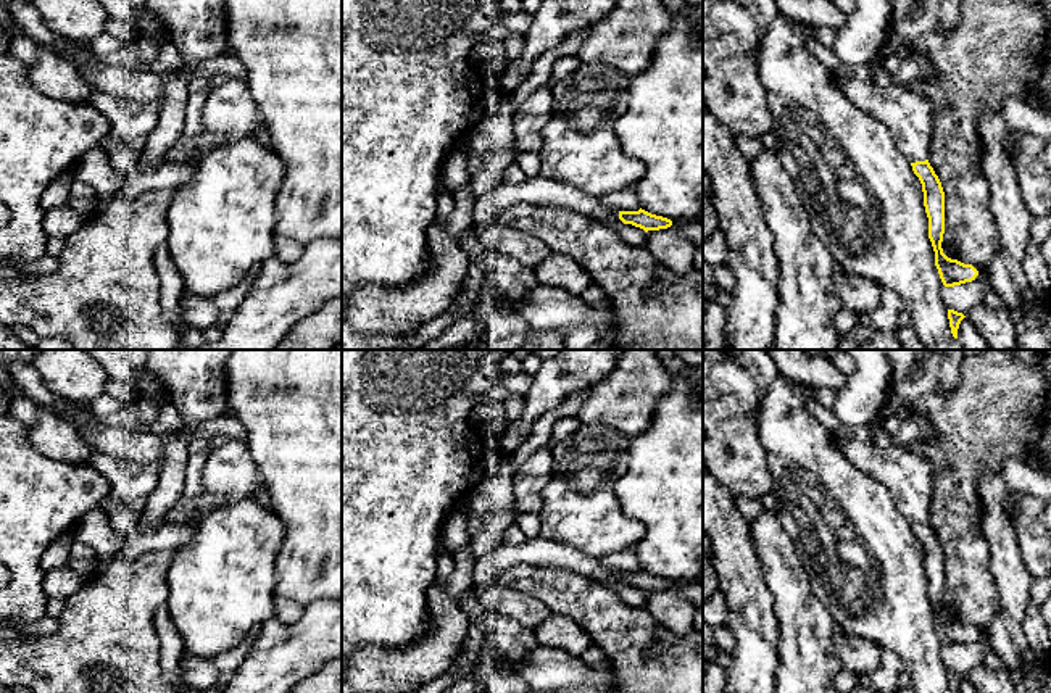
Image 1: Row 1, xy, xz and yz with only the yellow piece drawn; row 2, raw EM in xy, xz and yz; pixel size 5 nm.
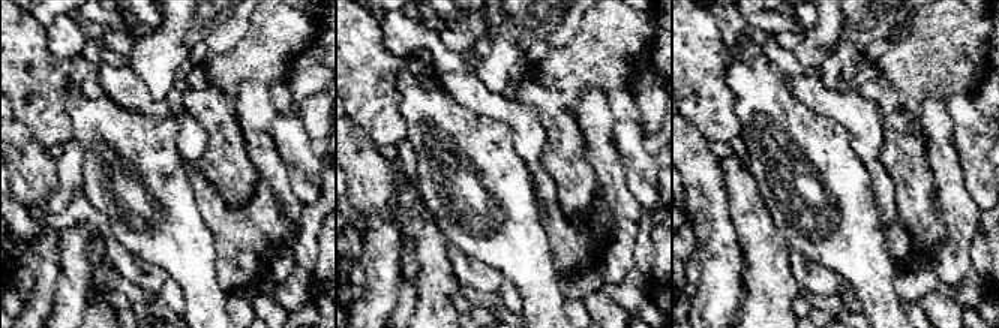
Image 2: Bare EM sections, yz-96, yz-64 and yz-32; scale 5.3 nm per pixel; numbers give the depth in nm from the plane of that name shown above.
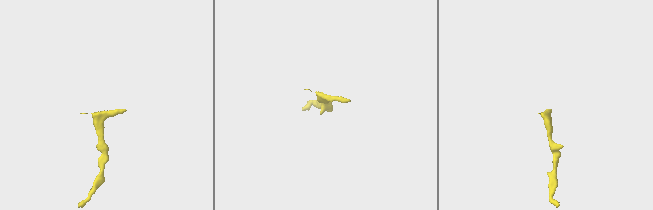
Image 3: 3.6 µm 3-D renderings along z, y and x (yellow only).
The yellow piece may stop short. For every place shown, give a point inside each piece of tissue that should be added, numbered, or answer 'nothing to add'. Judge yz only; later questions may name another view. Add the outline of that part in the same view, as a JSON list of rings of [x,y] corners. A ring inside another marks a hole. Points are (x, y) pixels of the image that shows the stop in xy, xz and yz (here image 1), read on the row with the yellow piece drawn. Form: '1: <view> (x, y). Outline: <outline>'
1: yz (908, 115). Outline: [[[838,73],[835,82],[858,110],[888,127],[896,148],[909,163],[928,160],[933,126],[933,105],[928,97],[908,85],[891,84],[880,89]]]

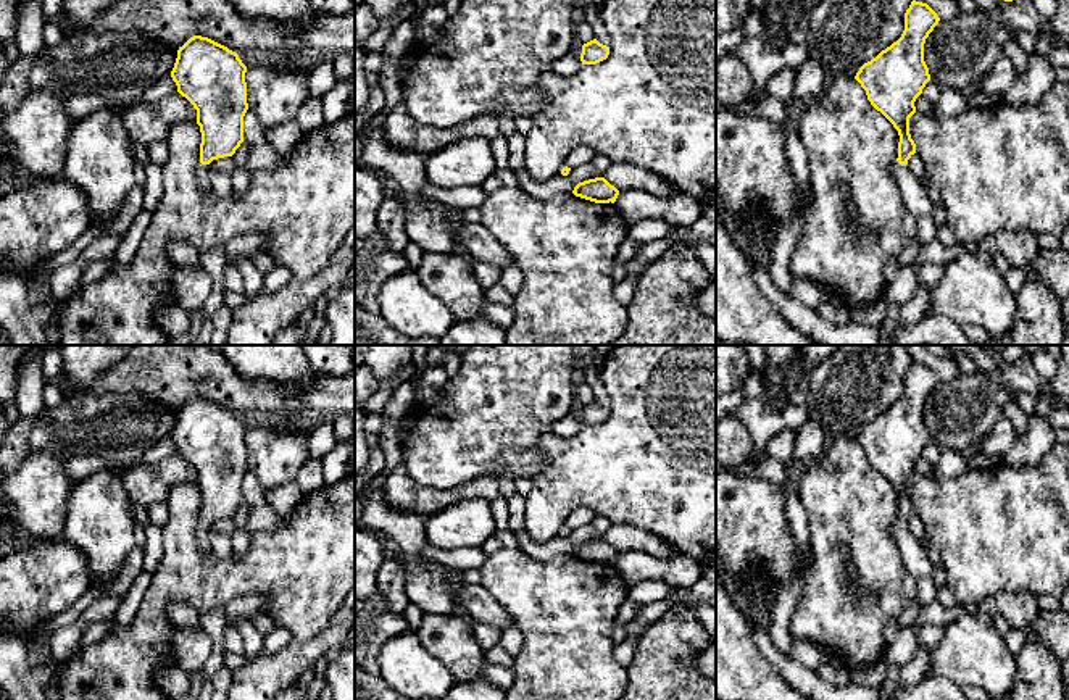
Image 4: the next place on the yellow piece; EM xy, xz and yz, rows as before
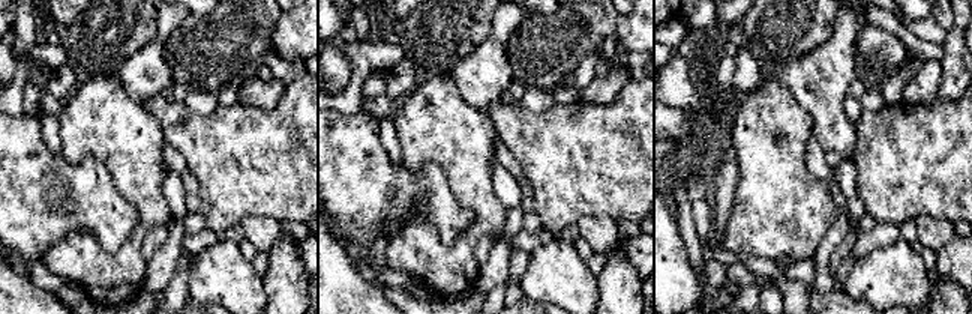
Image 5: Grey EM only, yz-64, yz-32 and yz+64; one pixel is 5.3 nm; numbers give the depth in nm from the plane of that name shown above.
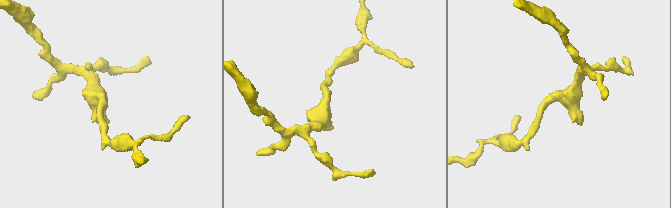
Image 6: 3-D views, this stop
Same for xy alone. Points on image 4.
1: xy (202, 170). Outline: [[[198,163],[198,166],[197,166],[197,182],[198,182],[198,187],[203,192],[211,192],[211,182],[210,182],[210,176],[208,176],[208,166],[210,165],[202,165],[202,163]]]

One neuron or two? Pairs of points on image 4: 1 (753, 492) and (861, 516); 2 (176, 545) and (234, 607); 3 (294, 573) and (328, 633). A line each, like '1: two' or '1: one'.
1: two
2: two
3: two

